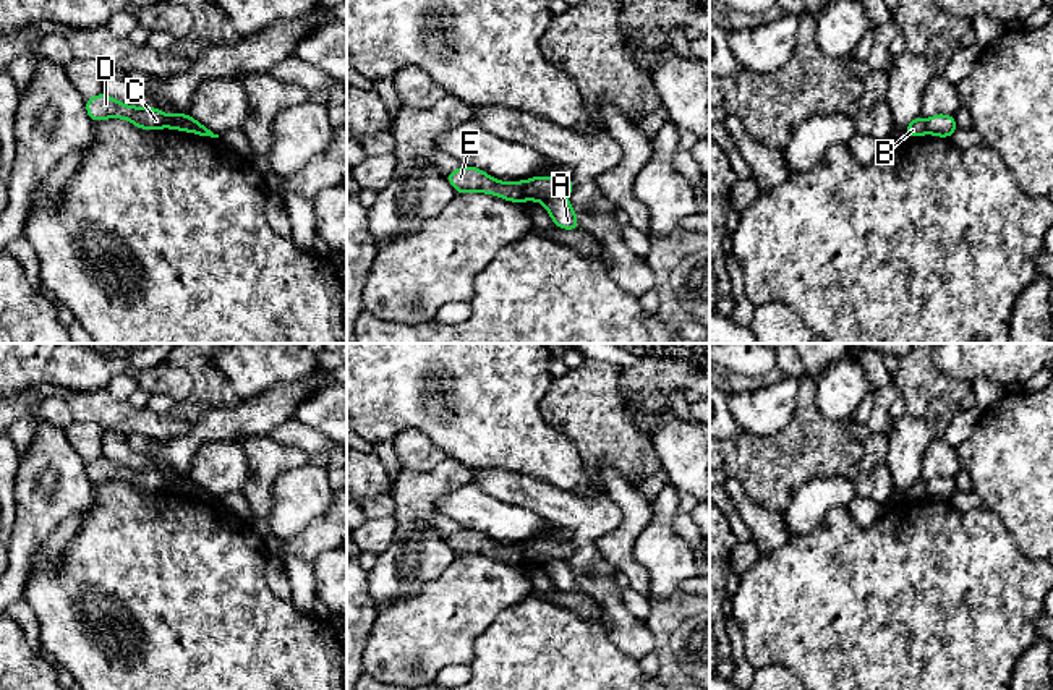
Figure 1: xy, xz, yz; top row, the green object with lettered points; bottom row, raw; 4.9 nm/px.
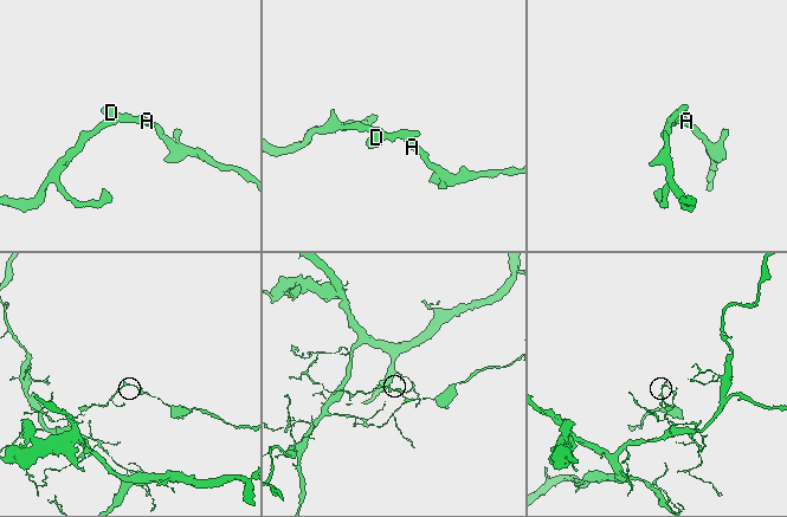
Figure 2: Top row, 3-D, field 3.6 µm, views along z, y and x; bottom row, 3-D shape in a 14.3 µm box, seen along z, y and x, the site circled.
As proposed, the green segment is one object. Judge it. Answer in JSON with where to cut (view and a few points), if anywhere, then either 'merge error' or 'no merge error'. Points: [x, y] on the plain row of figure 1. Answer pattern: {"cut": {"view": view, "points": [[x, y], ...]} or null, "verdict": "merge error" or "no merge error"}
{"cut": {"view": "xz", "points": [[564, 559], [551, 559], [541, 564]]}, "verdict": "merge error"}

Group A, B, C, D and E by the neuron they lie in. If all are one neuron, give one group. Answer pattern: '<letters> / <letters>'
A / B C D E

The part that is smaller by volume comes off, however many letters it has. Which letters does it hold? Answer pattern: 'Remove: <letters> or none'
Remove: A

